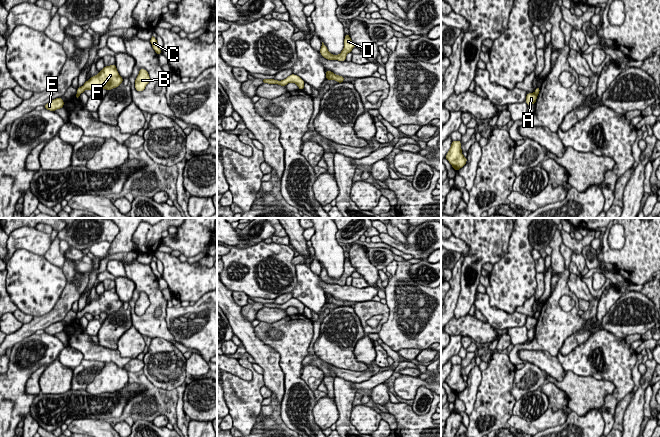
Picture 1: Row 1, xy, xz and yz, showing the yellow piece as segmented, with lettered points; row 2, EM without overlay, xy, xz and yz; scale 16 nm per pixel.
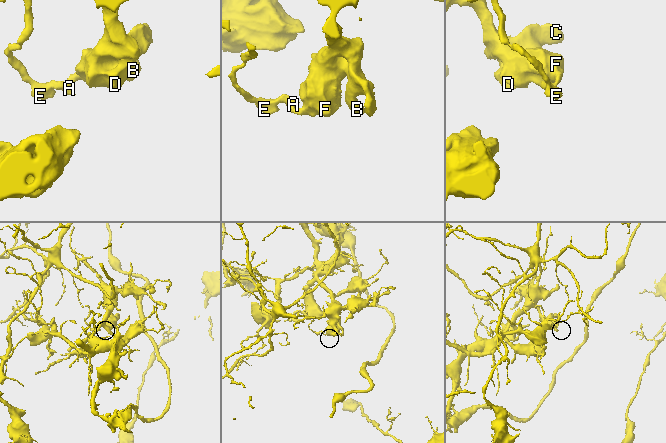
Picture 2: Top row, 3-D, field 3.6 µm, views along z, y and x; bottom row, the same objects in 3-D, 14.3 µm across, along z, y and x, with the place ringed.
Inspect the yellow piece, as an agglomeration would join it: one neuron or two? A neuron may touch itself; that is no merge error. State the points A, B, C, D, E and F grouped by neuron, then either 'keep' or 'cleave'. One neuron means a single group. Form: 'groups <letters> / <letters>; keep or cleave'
groups A E / B C D F; cleave

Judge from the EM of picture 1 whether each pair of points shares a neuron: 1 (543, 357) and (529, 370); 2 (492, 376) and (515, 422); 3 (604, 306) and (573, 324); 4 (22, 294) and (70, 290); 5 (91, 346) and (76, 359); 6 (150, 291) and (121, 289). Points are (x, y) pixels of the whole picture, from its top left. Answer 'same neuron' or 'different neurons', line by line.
1: different neurons
2: different neurons
3: different neurons
4: different neurons
5: different neurons
6: different neurons

